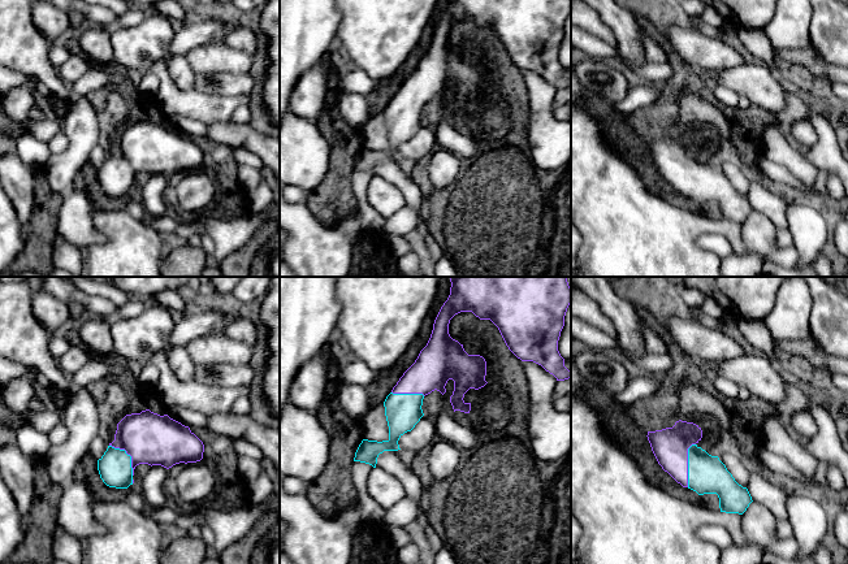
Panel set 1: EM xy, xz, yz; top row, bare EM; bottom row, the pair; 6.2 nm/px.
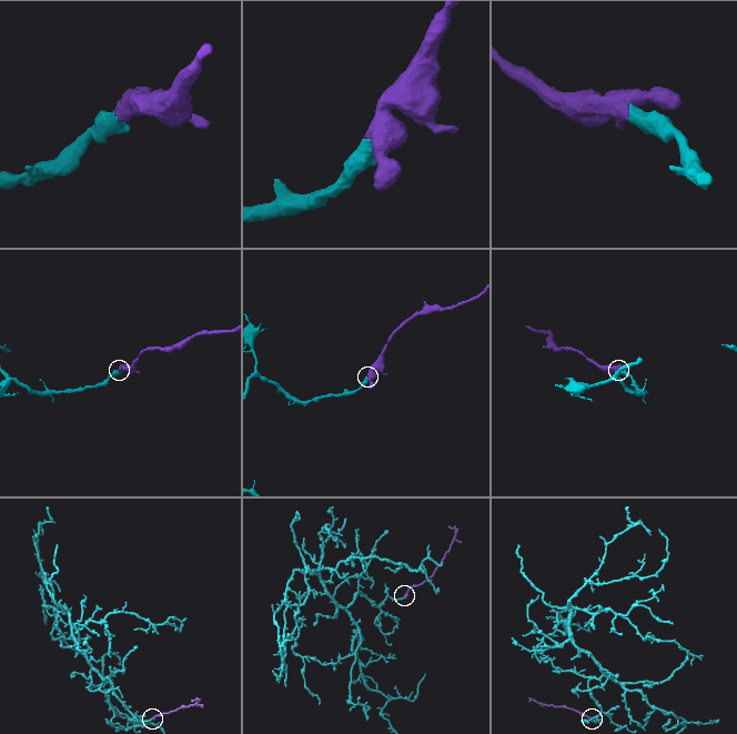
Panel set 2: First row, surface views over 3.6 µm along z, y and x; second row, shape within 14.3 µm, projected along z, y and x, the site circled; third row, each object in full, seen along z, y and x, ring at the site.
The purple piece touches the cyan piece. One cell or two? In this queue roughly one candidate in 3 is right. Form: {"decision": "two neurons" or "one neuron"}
{"decision": "one neuron"}

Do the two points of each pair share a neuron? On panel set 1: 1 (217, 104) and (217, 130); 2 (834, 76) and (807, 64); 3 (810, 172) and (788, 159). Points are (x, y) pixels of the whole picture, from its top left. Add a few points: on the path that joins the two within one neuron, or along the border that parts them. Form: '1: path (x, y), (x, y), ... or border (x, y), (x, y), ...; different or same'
1: border (230, 118), (208, 124); different
2: path (827, 69), (813, 64); same
3: path (805, 172), (794, 160); same

